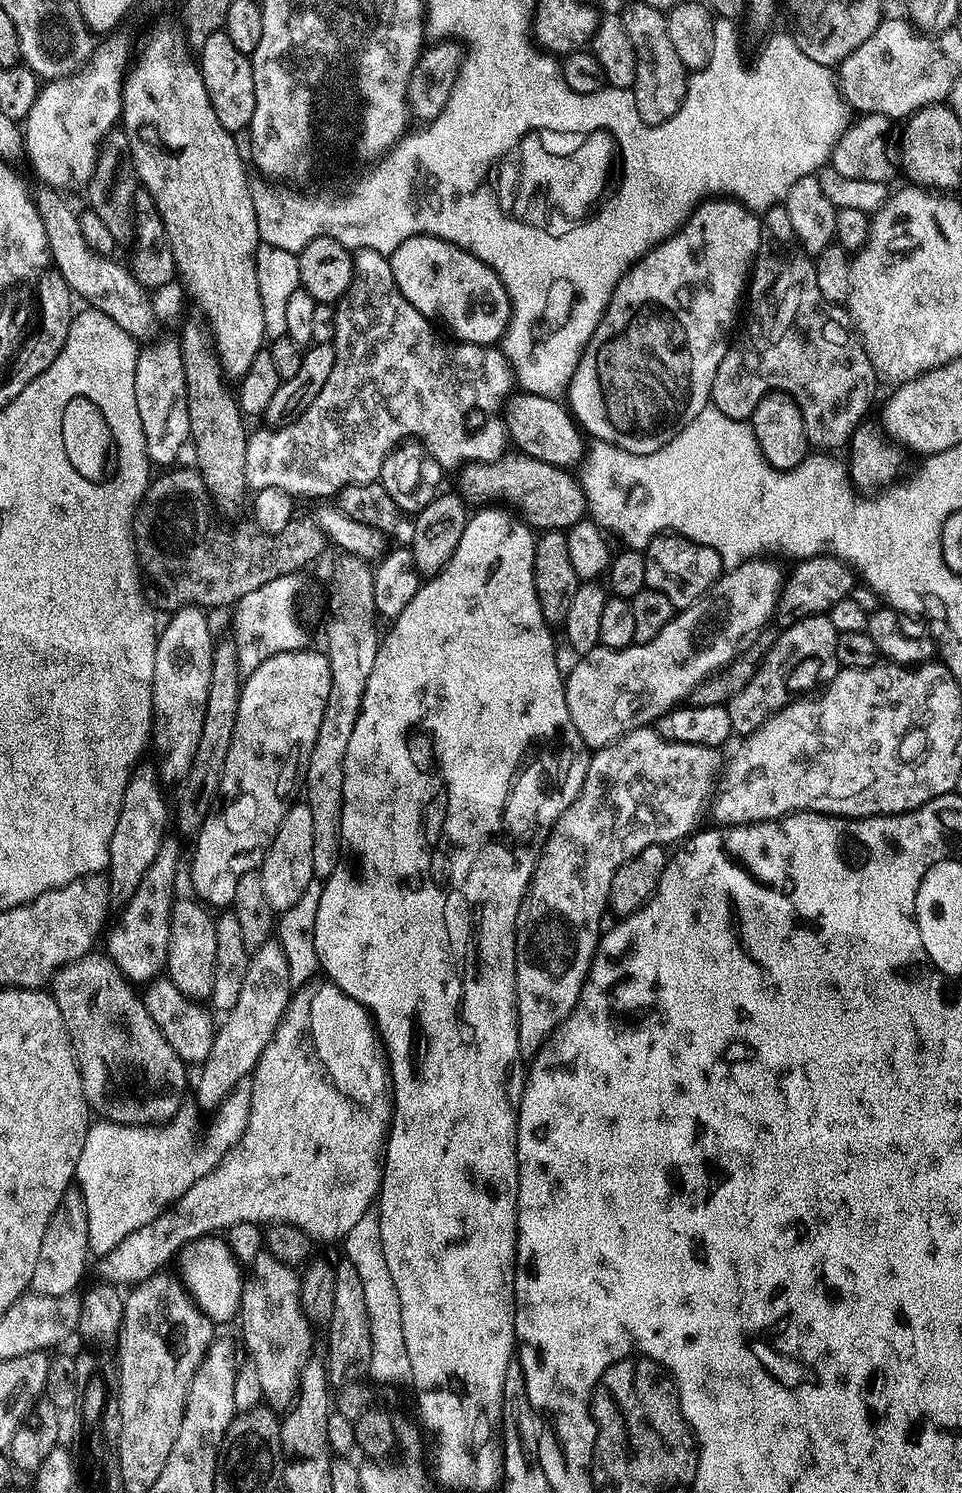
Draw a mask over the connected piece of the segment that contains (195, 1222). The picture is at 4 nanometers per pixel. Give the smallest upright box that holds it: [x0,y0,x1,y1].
[100,982,392,1286]

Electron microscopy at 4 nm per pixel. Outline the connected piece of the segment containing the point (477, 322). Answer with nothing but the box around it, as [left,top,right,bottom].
[390,236,512,346]

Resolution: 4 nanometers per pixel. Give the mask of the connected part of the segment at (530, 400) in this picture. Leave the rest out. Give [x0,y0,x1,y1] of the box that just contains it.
[506,392,586,469]

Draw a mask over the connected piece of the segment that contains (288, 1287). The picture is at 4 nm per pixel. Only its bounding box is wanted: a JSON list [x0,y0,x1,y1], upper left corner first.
[238,1250,312,1410]

